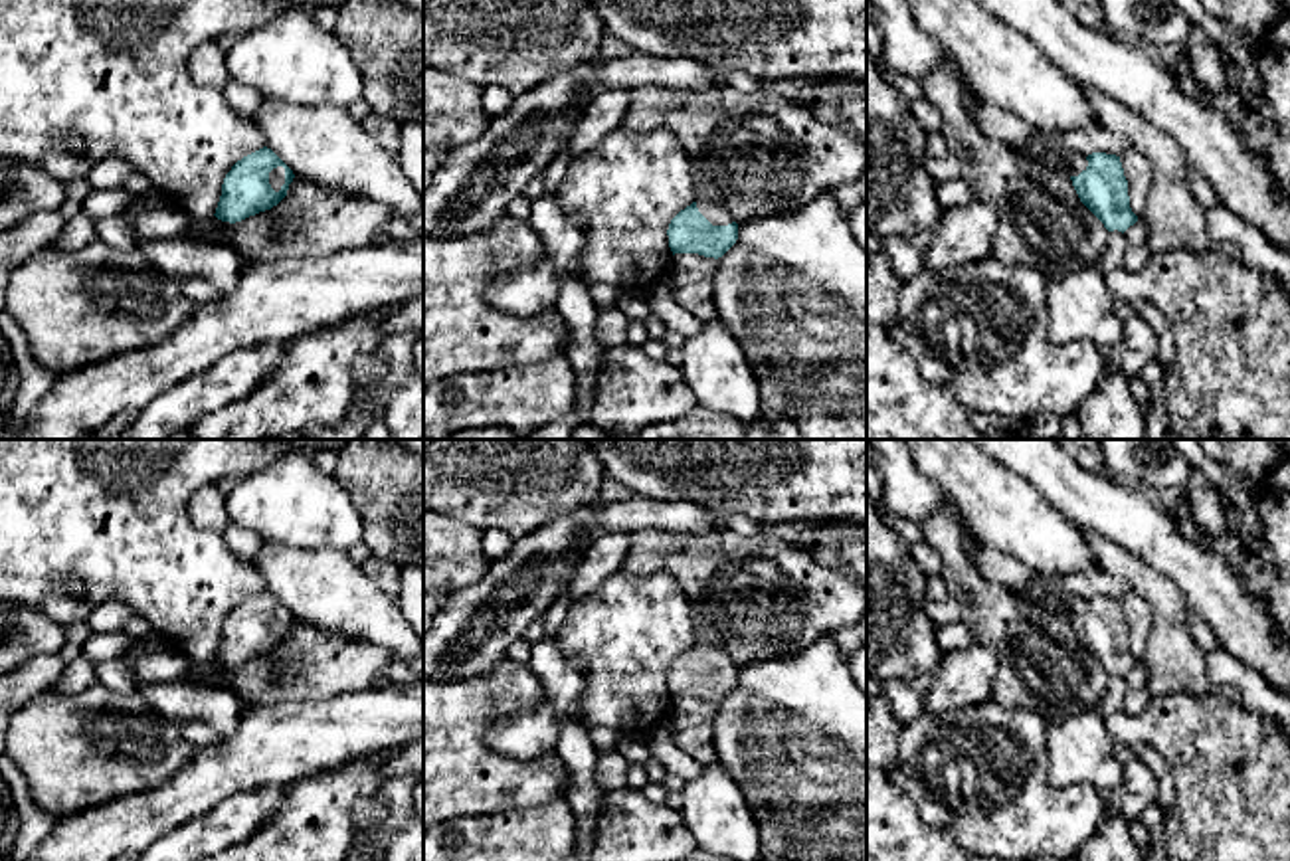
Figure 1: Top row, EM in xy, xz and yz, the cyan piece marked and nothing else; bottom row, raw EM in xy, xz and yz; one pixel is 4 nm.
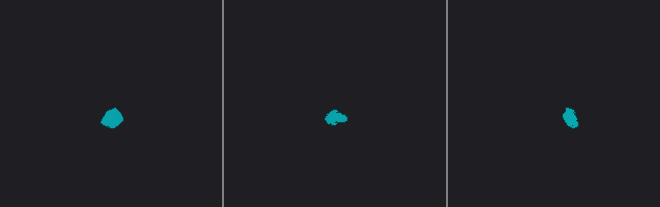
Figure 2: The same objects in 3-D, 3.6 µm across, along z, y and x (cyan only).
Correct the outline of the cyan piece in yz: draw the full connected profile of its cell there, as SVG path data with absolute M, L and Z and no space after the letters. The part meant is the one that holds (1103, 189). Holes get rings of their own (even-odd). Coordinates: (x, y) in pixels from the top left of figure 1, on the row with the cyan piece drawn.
M962 67L958 73L969 95L969 109L985 137L1007 143L1031 158L1057 154L1066 160L1072 186L1080 202L1104 224L1108 232L1126 232L1138 222L1130 208L1128 180L1120 156L1092 152L1082 156L1045 139L1041 131L999 105L981 99L969 85Z

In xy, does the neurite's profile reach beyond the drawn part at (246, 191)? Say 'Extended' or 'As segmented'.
Extended

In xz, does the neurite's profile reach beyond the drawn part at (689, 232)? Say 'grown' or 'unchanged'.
grown

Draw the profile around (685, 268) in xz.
M675 253L667 279L673 287L685 287L696 281L712 279L718 259L698 253Z

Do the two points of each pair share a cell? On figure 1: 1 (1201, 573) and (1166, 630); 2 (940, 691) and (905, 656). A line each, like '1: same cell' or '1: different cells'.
1: different cells
2: different cells

